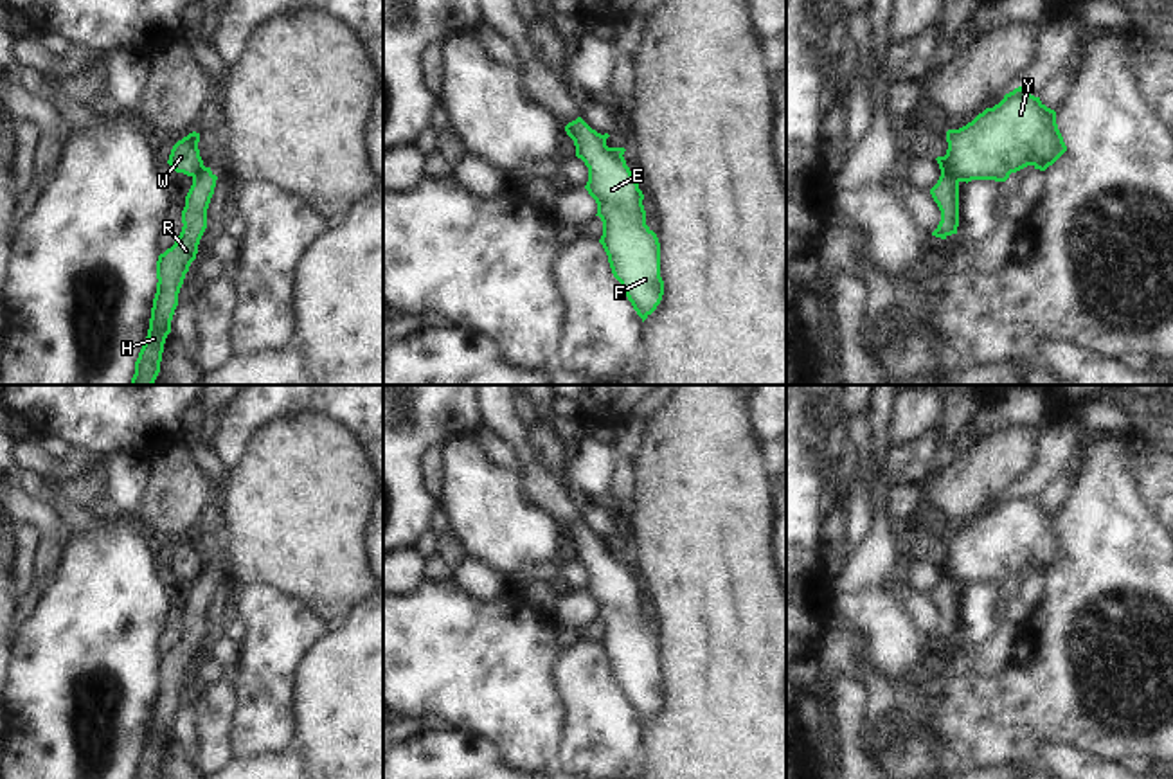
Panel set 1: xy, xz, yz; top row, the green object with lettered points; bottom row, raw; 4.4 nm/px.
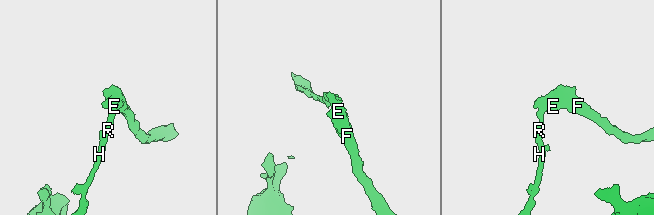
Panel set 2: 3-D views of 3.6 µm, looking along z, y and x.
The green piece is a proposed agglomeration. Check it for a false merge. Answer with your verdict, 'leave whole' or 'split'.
split

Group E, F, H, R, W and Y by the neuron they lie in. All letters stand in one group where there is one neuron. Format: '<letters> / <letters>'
E F W Y / H R

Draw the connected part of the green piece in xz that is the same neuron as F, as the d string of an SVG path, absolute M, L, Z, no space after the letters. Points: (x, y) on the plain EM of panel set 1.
M581 520L565 529L574 543L576 560L588 570L585 592L597 606L603 624L603 648L613 680L621 685L642 725L664 698L660 680L660 646L646 628L644 597L622 558L606 549L601 536Z

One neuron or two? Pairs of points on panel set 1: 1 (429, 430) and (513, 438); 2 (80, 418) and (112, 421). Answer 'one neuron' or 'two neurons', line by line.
1: two neurons
2: one neuron

